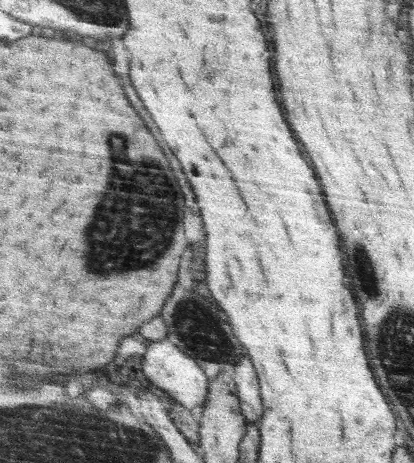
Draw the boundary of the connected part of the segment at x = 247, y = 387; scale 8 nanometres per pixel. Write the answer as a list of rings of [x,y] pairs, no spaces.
[[[243,356],[236,363],[235,379],[238,383],[238,395],[242,401],[243,417],[248,422],[259,422],[264,407],[261,403],[261,394],[257,372],[248,356]]]

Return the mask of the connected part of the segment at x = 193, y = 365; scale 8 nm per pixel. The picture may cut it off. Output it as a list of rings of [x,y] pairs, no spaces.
[[[169,338],[149,343],[149,349],[140,358],[140,368],[144,370],[145,376],[148,376],[151,382],[158,384],[168,394],[172,394],[180,405],[200,412],[208,401],[212,379],[195,358],[186,354]]]

